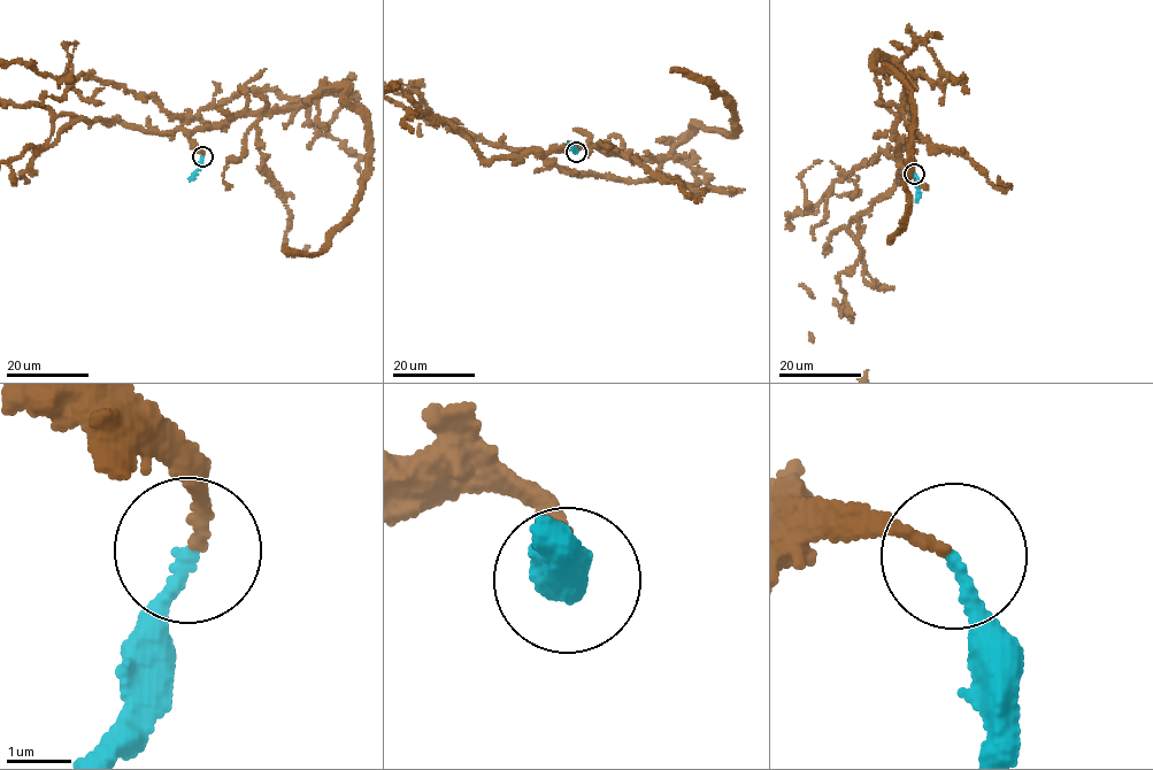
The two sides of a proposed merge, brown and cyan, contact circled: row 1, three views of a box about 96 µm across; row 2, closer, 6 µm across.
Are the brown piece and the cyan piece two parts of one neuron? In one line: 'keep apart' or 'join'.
join

